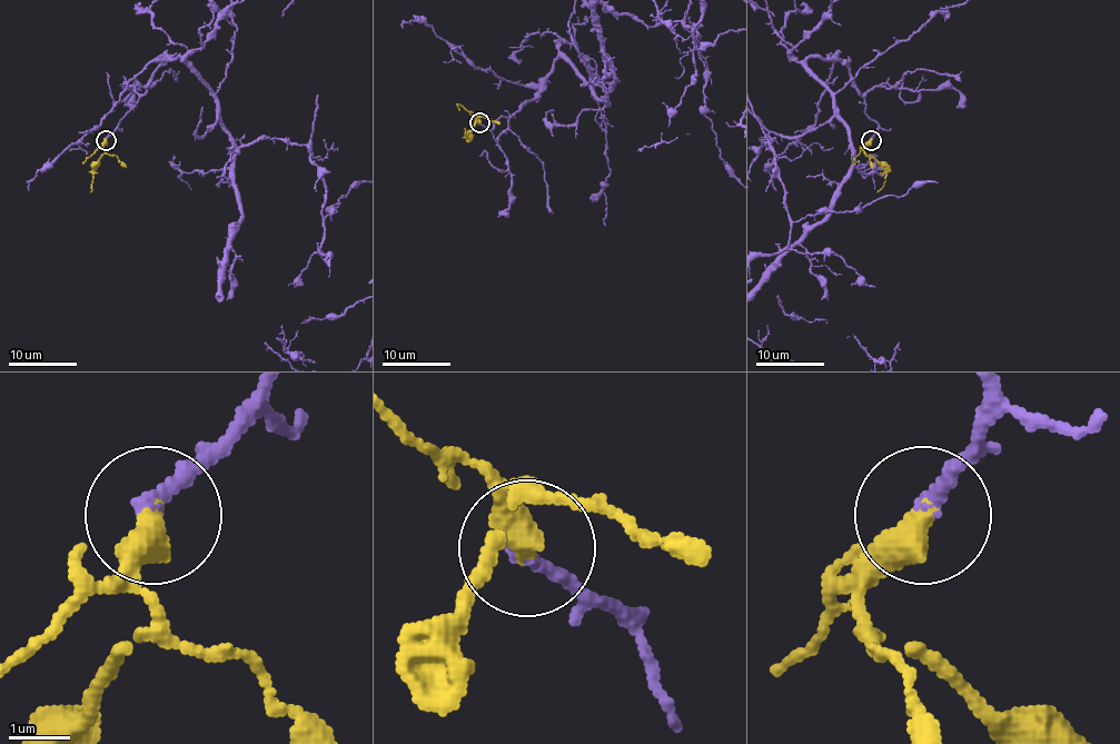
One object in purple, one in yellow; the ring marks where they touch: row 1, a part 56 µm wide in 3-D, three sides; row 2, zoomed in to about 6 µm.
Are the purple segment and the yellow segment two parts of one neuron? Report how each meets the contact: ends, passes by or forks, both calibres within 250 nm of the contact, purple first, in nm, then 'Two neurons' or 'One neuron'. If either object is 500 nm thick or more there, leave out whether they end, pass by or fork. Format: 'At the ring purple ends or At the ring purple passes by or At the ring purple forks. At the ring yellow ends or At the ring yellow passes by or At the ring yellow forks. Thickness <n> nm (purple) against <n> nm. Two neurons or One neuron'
Thickness 280 nm (purple) against 550 nm. One neuron

